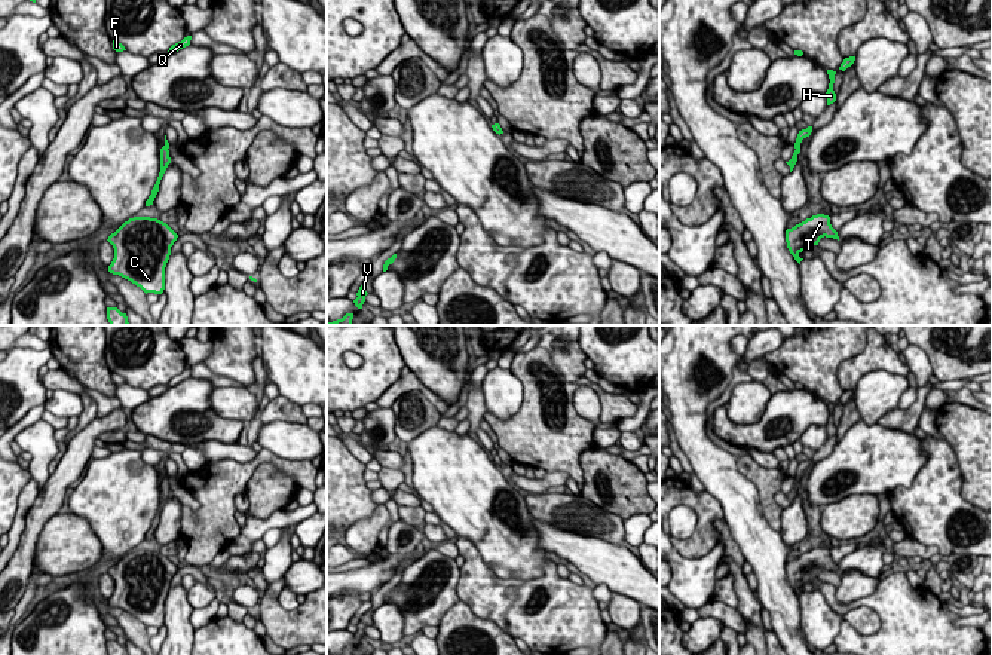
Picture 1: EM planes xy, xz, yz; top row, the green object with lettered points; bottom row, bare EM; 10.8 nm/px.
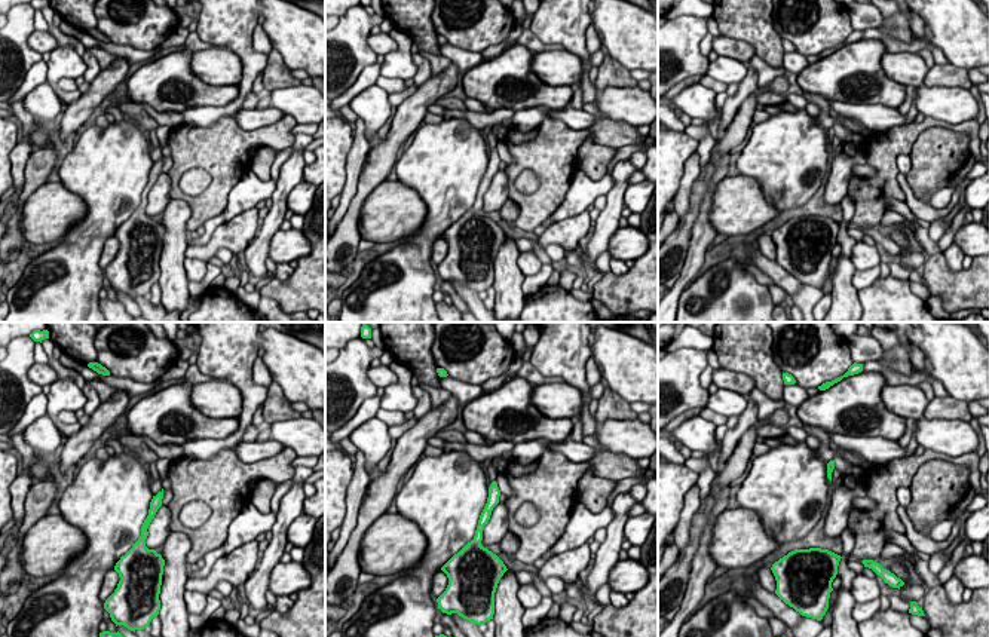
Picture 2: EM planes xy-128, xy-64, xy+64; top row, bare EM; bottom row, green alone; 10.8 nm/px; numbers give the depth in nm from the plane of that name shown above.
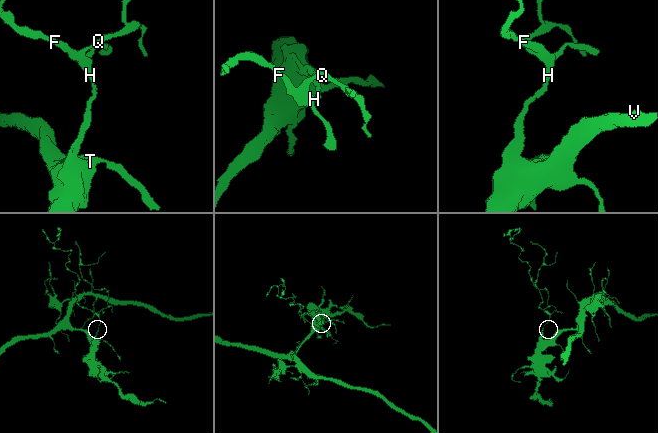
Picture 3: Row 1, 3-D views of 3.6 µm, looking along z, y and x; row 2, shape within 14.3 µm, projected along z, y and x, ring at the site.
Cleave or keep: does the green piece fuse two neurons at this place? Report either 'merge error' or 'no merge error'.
merge error

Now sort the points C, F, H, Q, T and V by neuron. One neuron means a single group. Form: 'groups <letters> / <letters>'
groups C T V / F H Q

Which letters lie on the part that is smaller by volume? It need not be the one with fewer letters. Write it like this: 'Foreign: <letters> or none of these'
Foreign: F, H, Q

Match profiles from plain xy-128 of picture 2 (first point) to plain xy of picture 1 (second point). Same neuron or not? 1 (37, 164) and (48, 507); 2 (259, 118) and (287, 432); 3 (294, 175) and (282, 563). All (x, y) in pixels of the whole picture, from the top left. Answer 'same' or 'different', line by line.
1: same
2: different
3: same

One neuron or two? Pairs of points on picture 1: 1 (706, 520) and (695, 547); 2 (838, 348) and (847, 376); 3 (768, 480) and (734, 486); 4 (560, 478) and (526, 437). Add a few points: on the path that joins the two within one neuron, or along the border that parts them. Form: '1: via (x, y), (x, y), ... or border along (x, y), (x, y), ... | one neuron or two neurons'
1: via (706, 526), (706, 535), (701, 541) | one neuron
2: border along (868, 340), (838, 367), (844, 391) | two neurons
3: border along (735, 461), (755, 486), (765, 516) | two neurons
4: border along (547, 471), (566, 471), (570, 476) | two neurons

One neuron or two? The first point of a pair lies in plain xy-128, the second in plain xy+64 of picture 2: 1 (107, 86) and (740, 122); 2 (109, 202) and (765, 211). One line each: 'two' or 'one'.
1: one
2: two

